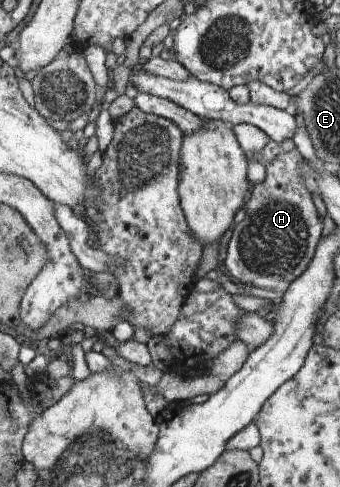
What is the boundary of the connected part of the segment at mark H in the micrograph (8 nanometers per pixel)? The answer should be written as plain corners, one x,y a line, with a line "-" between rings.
296,148
288,152
280,149
278,155
270,163
266,163
264,181
256,183
254,189
250,189
250,199
243,205
244,218
234,224
224,257
224,274
239,286
250,285
256,289
284,292
312,259
315,247
320,241
323,218
312,204
311,193
306,189
304,179
298,171
304,162

